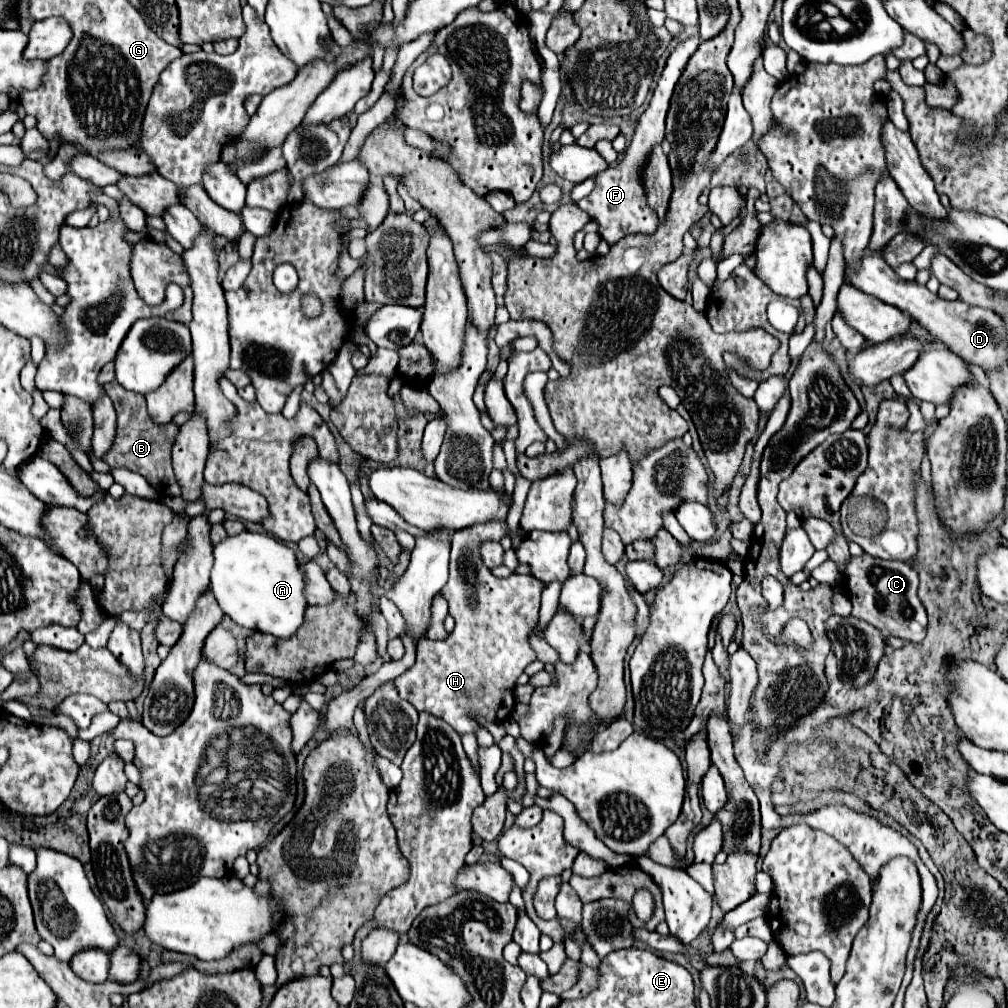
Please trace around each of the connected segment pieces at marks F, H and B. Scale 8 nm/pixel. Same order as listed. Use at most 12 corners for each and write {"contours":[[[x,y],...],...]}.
{"contours":[[[688,37],[668,57],[652,101],[620,163],[578,201],[614,245],[650,235],[642,167],[664,141],[674,87],[698,49]],[[506,523],[452,535],[456,619],[392,683],[460,735],[502,723],[536,659],[544,583],[478,555]],[[104,385],[118,433],[104,461],[180,495],[170,451],[178,425],[156,425],[142,395]]]}

